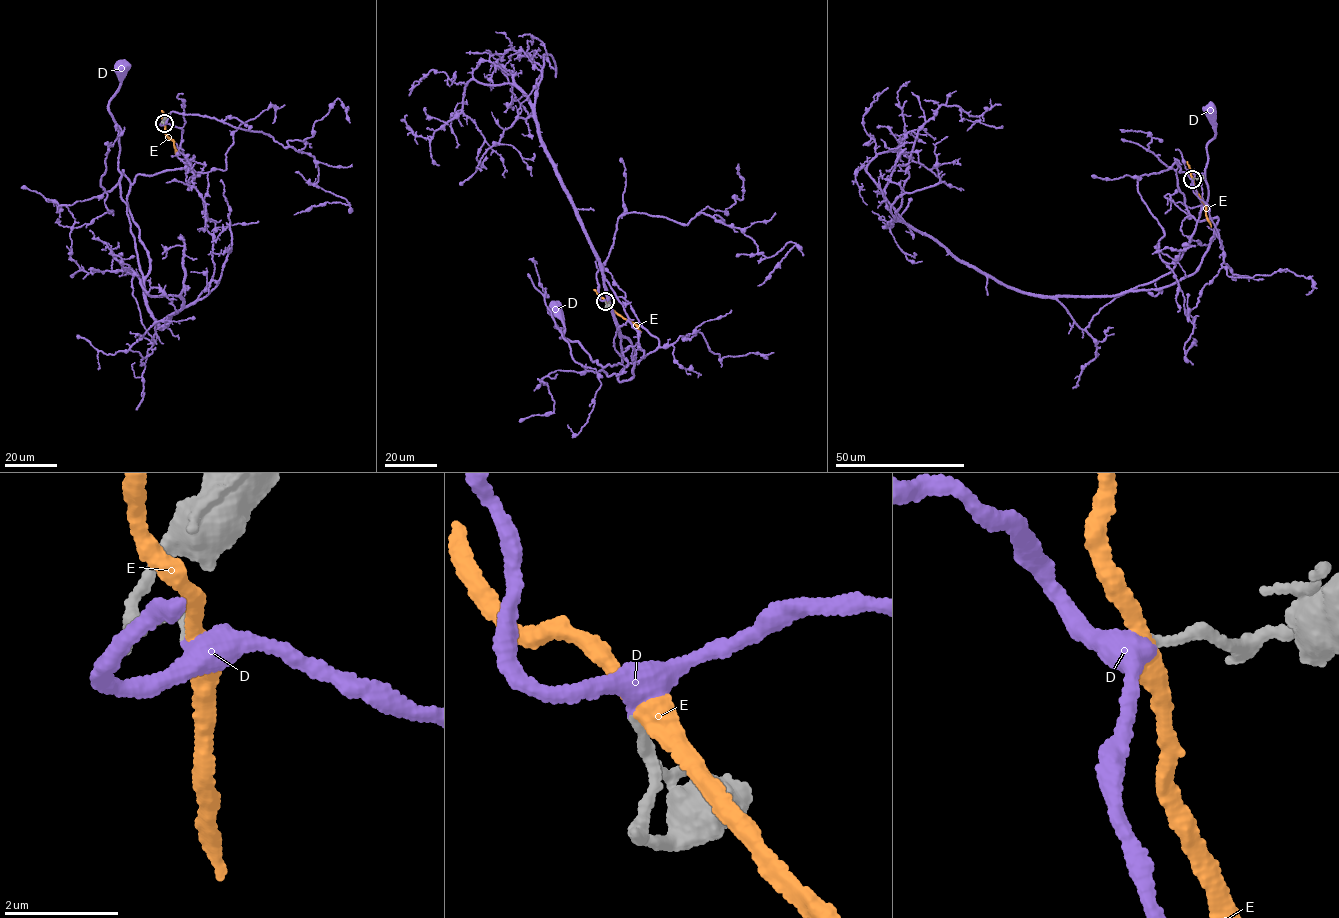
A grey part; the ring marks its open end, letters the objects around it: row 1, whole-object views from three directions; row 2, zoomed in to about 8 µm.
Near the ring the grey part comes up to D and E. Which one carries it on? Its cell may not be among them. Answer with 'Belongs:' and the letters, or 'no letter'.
Belongs: D

